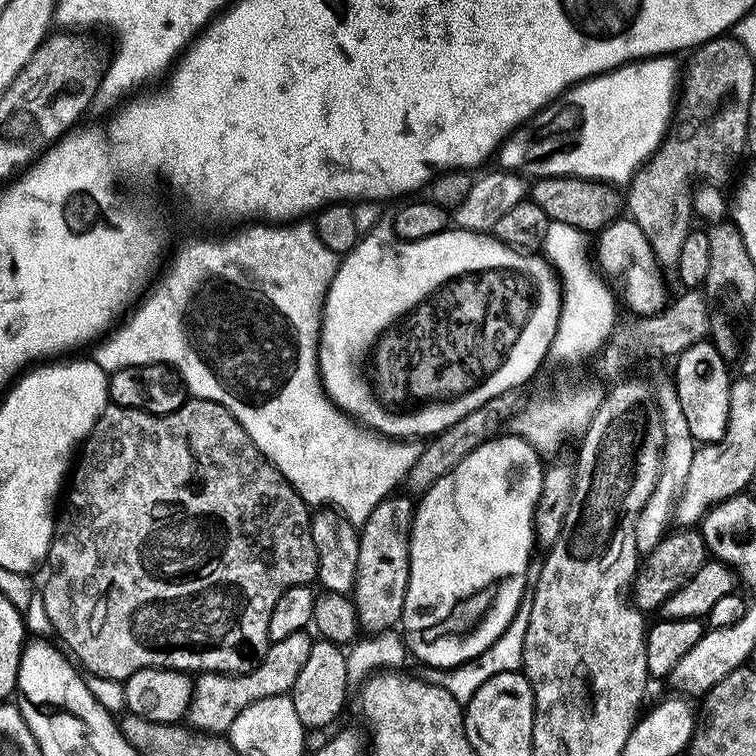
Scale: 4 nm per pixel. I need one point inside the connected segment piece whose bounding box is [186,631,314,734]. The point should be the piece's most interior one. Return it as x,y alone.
220,697

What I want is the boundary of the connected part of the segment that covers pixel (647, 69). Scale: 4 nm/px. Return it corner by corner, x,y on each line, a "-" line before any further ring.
657,56
655,60
638,60
630,64
625,64
623,68
616,68
612,72
607,72
605,76
596,76
592,80
583,80
575,88
568,89
559,100
533,116
527,124
520,125
507,140
500,146
498,153
499,167
506,172
525,174
530,178
558,178
559,176
573,176
579,180
599,180
602,184
613,186
627,186
631,184
636,173
651,160
652,155
658,151
660,145
664,143
674,124
674,113
678,108
678,89
682,84
682,64
679,59
672,56

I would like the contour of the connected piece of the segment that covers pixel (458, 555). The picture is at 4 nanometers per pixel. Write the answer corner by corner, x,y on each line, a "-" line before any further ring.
517,434
506,435
497,435
482,446
478,446
478,450
474,450
474,454
470,454
454,471
446,474
446,478
442,478
442,482
438,482
429,492
424,493
422,499
416,504
416,517
410,533
412,537
410,542
410,590
406,594
402,635
409,653
415,658
417,656
424,663
425,669
460,668
486,654
506,634
507,628
514,622
515,616
519,613
523,595
526,594
527,571
530,570
530,564
534,559
532,551
536,552
538,548
536,512
539,500
542,498
546,464
543,464
545,461
531,442

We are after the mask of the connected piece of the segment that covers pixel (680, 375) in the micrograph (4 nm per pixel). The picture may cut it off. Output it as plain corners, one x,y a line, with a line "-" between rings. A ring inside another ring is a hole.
711,342
696,344
675,361
674,383
682,411
690,426
690,434
697,445
714,444
728,432
731,418
731,392
734,376
728,373
729,361

